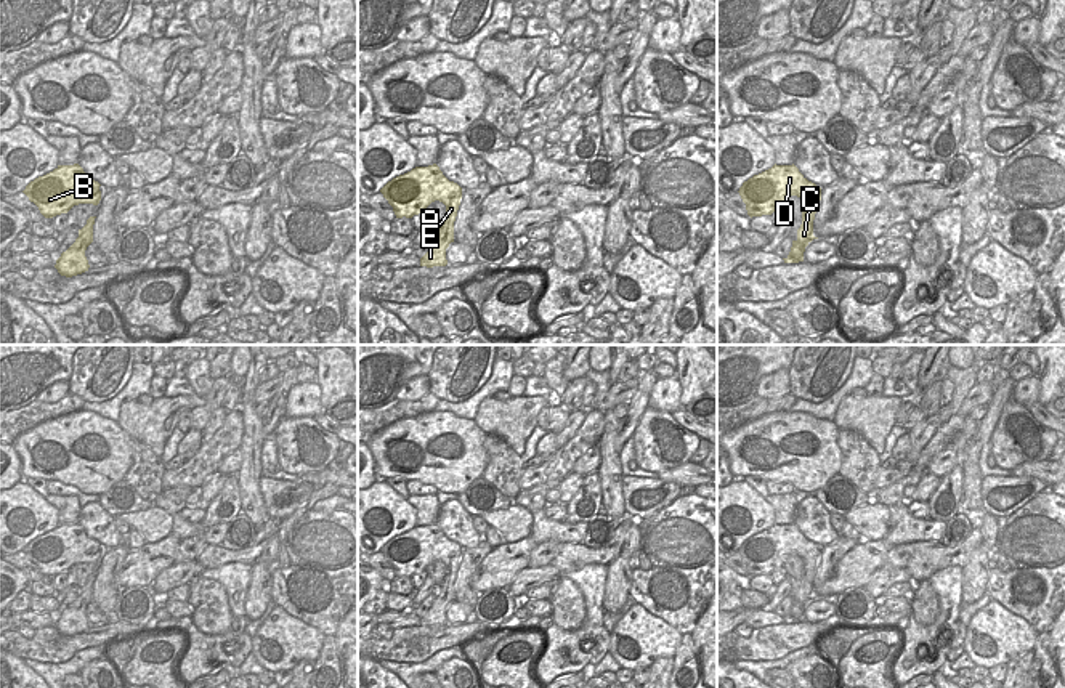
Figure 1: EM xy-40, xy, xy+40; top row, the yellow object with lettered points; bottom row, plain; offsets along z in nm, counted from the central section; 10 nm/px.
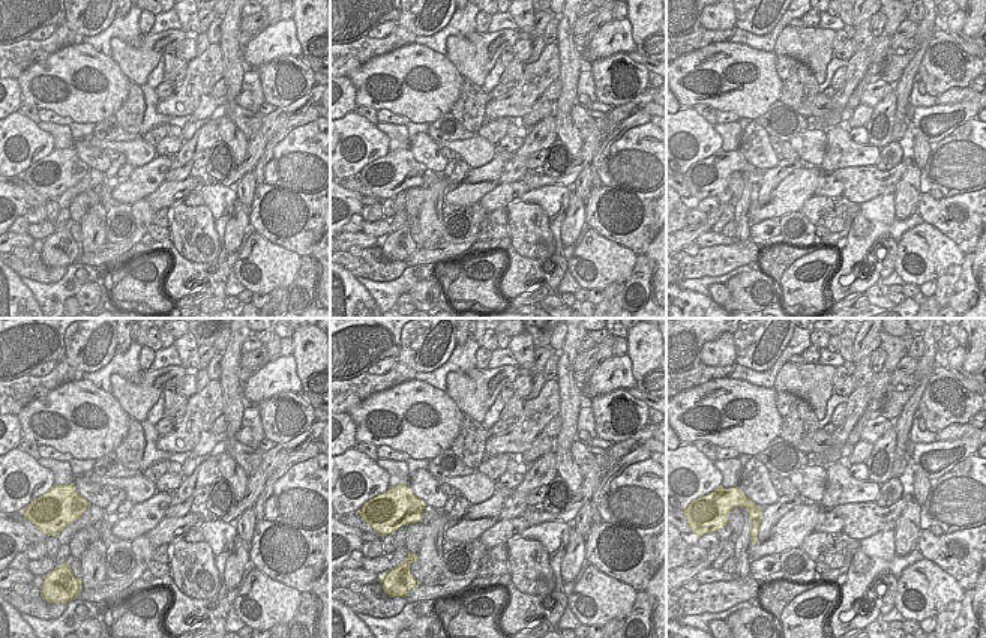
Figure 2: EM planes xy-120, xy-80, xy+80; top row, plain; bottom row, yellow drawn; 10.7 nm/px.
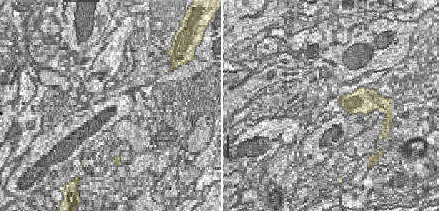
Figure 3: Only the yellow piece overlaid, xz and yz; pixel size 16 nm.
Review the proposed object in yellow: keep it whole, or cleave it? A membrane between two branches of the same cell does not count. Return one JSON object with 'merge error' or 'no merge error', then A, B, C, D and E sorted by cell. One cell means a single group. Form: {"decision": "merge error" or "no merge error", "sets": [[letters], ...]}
{"decision": "no merge error", "sets": [["A", "B", "C", "D", "E"]]}

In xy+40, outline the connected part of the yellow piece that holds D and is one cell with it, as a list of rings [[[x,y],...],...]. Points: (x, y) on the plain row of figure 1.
[[[775,523],[771,528],[744,540],[738,552],[751,577],[771,574],[784,565],[788,555],[802,558],[802,584],[797,589],[797,598],[792,600],[789,614],[783,619],[784,622],[804,621],[805,606],[813,598],[818,598],[813,595],[813,579],[821,560],[821,547],[808,540],[794,523]]]

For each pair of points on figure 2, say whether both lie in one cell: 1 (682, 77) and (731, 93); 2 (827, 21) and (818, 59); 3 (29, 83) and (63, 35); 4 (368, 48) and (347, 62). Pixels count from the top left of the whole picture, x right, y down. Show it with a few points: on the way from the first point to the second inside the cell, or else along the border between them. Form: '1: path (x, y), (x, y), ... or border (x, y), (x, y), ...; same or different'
1: path (695, 89), (703, 99), (718, 98); same
2: border (820, 27), (835, 32); different
3: border (78, 42), (33, 62), (17, 78); different
4: path (363, 50), (351, 57); same

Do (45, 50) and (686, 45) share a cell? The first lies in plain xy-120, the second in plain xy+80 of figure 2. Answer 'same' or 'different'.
same

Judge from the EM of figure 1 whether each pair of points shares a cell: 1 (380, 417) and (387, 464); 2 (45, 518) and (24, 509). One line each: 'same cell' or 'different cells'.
1: different cells
2: same cell

